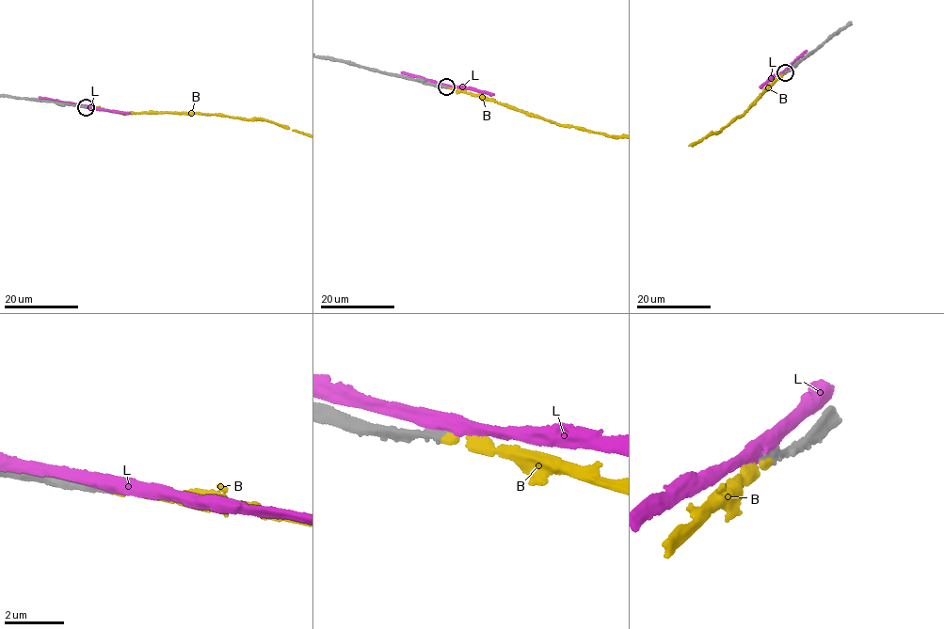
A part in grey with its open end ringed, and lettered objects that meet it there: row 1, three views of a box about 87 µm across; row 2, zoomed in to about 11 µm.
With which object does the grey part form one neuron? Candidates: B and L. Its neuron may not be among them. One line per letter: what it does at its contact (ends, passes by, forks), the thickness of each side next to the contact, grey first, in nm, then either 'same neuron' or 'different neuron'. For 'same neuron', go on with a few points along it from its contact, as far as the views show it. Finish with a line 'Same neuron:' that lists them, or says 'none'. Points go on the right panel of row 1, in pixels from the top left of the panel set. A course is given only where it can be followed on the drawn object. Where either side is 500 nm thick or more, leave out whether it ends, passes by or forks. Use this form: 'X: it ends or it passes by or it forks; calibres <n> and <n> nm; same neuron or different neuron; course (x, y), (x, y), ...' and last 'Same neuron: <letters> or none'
B: it ends; calibres 280 and 240 nm; same neuron
L: it passes by; calibres 280 and 440 nm; different neuron
Same neuron: B

